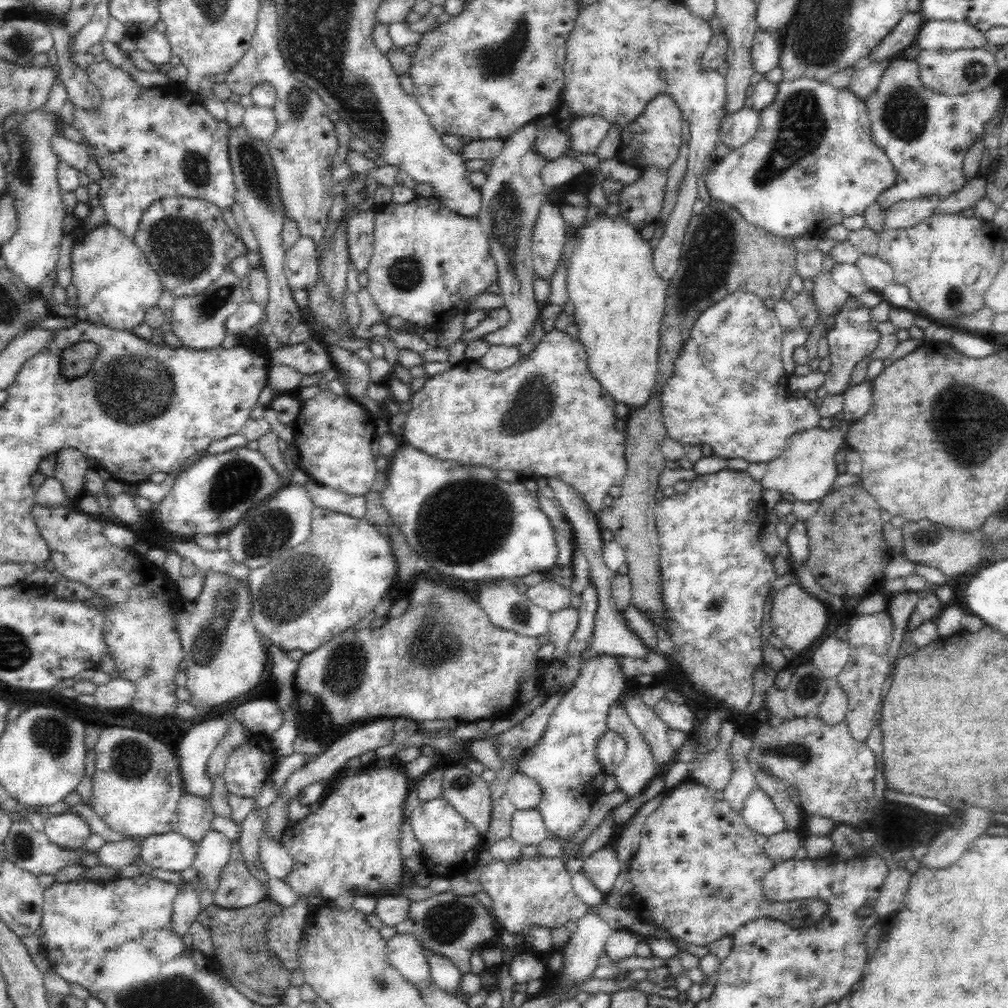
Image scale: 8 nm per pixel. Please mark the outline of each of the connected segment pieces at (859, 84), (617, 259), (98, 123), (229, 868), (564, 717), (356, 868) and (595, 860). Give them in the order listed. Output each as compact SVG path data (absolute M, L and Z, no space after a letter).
M887 59L859 64L847 88L854 95L866 101L876 91L876 88L878 88L882 76L891 62L892 60Z
M610 212L581 226L579 243L572 251L567 270L567 289L574 304L579 340L588 355L588 369L614 401L638 408L648 402L657 378L660 329L665 310L665 281L656 272L653 250L638 229L620 215Z
M106 60L90 64L90 67L86 71L90 81L98 88L99 94L101 95L101 104L96 111L84 111L80 108L75 108L73 126L82 133L85 144L87 144L87 146L84 147L86 147L86 151L88 151L90 159L95 160L102 170L102 179L97 181L100 185L98 198L100 200L100 206L105 210L105 218L108 224L115 226L124 236L134 239L134 234L136 234L136 230L138 230L144 211L150 206L151 202L162 197L183 196L188 198L202 198L215 204L221 211L232 209L232 204L235 202L235 185L228 152L227 136L230 127L226 119L220 121L212 117L206 108L204 108L202 98L197 92L193 93L192 91L187 91L185 83L173 84L170 82L168 85L162 87L142 90L141 86L136 83L136 80L134 80L132 76Z
M239 839L231 842L229 861L219 878L213 895L214 904L222 908L244 908L257 902L270 901L269 885L260 883L244 865Z
M602 654L586 660L582 663L581 672L573 682L572 688L561 694L561 699L546 724L546 730L542 732L542 738L518 759L517 772L534 779L542 788L542 799L536 809L540 811L549 834L556 838L568 839L574 836L588 820L593 802L601 796L601 792L593 785L593 778L604 773L596 758L596 741L608 729L606 714L626 690L626 678L620 668L620 661L613 655Z
M371 756L360 772L342 778L318 810L290 824L282 834L280 841L293 858L293 869L285 881L298 893L298 902L283 907L264 927L266 941L286 971L292 973L298 968L300 928L308 916L307 900L312 890L318 888L325 902L334 902L341 892L348 890L374 897L400 894L405 871L398 845L400 824L407 820L404 803L413 782L406 777L402 762L384 765L373 761L375 757Z
M606 846L588 856L582 866L582 873L590 879L599 891L612 892L612 886L620 873L620 863L612 846Z

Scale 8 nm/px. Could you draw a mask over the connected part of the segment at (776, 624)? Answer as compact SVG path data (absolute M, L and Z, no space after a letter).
M796 582L782 588L773 598L770 611L772 635L782 639L782 642L794 654L800 654L810 648L826 630L828 626L829 609L813 594L810 594Z

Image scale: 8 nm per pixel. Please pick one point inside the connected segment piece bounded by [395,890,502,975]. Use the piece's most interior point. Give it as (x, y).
(452, 925)

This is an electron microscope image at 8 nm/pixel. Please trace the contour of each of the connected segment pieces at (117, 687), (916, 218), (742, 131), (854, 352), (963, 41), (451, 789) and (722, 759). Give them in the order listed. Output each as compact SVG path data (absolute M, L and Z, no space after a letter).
M124 677L111 678L104 685L96 686L94 690L95 704L102 708L118 709L131 706L136 685L132 681L126 680Z
M940 195L915 198L896 202L884 210L884 225L890 229L906 229L916 226L934 214L936 206L942 202Z
M742 108L723 119L719 129L719 141L731 150L750 142L760 126L760 111L753 108Z
M855 297L849 299L843 304L840 312L836 314L834 325L826 333L826 342L829 348L829 360L832 364L830 369L825 372L824 388L828 395L838 394L845 391L852 381L852 370L854 366L868 356L880 342L880 331L878 331L878 323L871 316L871 310L864 306Z
M925 20L914 45L924 50L953 52L962 48L984 48L992 53L997 49L986 43L986 34L967 22L956 20Z
M455 764L444 770L442 798L450 803L458 814L474 825L481 835L489 829L491 822L492 800L488 784L480 775L474 774L464 765Z
M718 744L716 750L704 756L690 774L690 780L704 785L711 792L722 791L730 782L733 770L728 744Z

